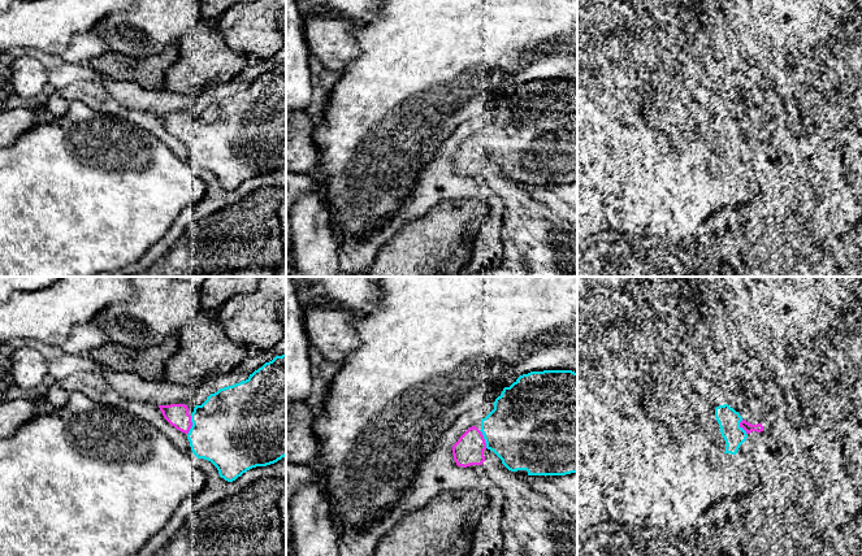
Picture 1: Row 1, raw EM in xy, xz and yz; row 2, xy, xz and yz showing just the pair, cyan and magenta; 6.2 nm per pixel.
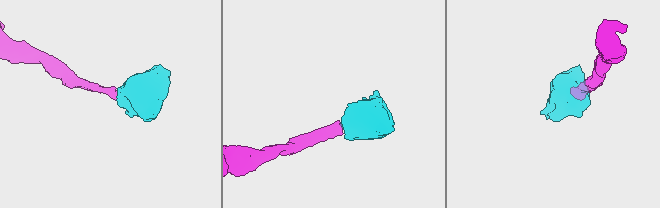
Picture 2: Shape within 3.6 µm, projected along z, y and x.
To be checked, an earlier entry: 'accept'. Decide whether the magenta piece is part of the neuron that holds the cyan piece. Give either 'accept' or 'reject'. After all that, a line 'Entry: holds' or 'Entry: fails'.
accept
Entry: holds

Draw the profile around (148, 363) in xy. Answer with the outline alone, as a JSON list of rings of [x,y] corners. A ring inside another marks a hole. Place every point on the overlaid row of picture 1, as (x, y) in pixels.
[[[179,334],[169,335],[161,344],[131,349],[108,342],[90,352],[100,368],[131,373],[147,381],[163,381],[166,361],[179,349]]]

